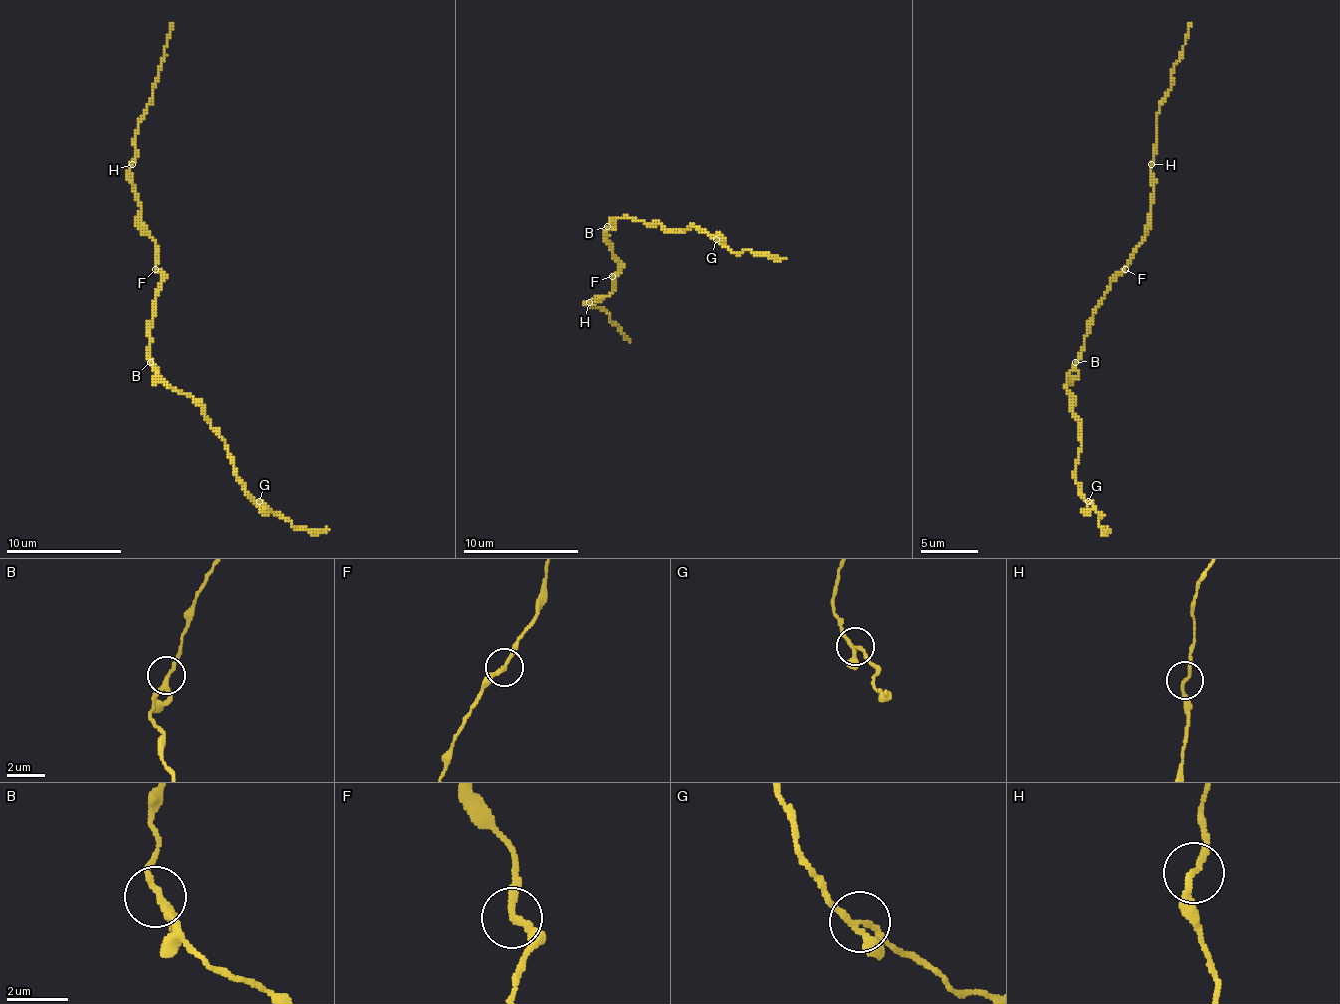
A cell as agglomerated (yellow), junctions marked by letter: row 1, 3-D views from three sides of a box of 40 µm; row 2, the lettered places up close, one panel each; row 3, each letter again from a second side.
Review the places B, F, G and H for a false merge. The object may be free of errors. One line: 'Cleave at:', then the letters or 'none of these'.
Cleave at: none of these

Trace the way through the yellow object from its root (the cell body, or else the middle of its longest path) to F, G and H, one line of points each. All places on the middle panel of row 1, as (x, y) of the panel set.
F: (612, 247), (612, 255), (618, 264), (618, 270), (612, 276)
G: (612, 247), (607, 241), (607, 229), (618, 218), (659, 224), (664, 229), (682, 232), (696, 226), (717, 238)
H: (612, 247), (618, 261), (612, 290), (598, 302), (589, 302)

